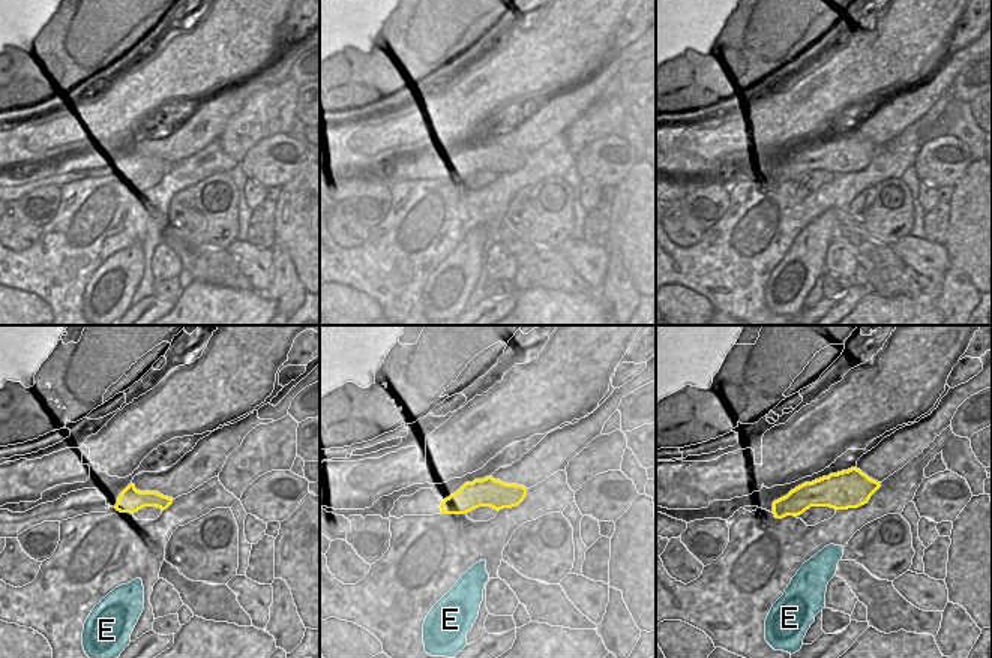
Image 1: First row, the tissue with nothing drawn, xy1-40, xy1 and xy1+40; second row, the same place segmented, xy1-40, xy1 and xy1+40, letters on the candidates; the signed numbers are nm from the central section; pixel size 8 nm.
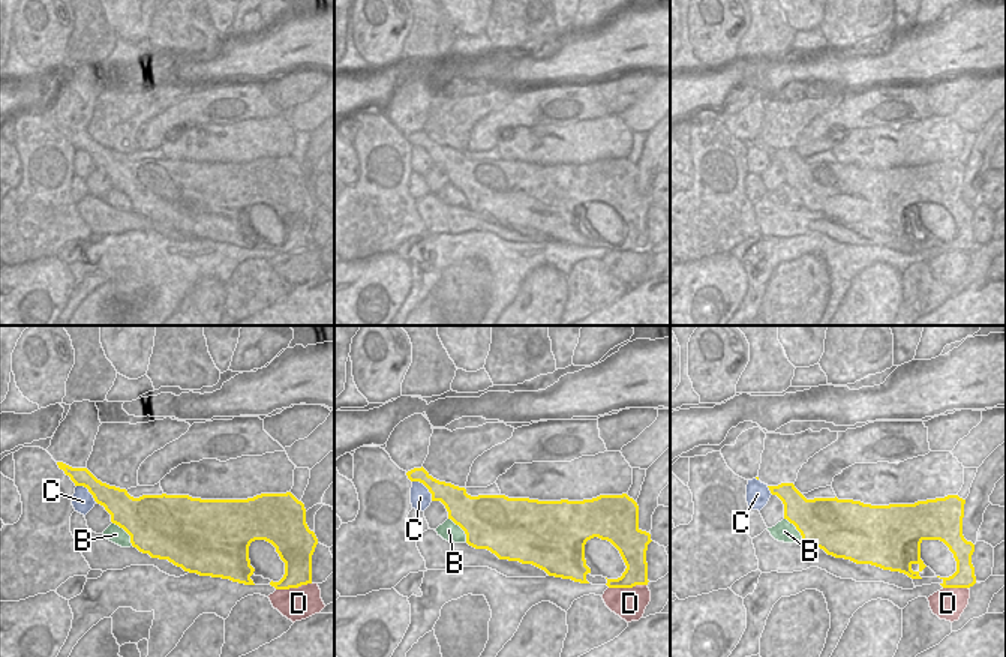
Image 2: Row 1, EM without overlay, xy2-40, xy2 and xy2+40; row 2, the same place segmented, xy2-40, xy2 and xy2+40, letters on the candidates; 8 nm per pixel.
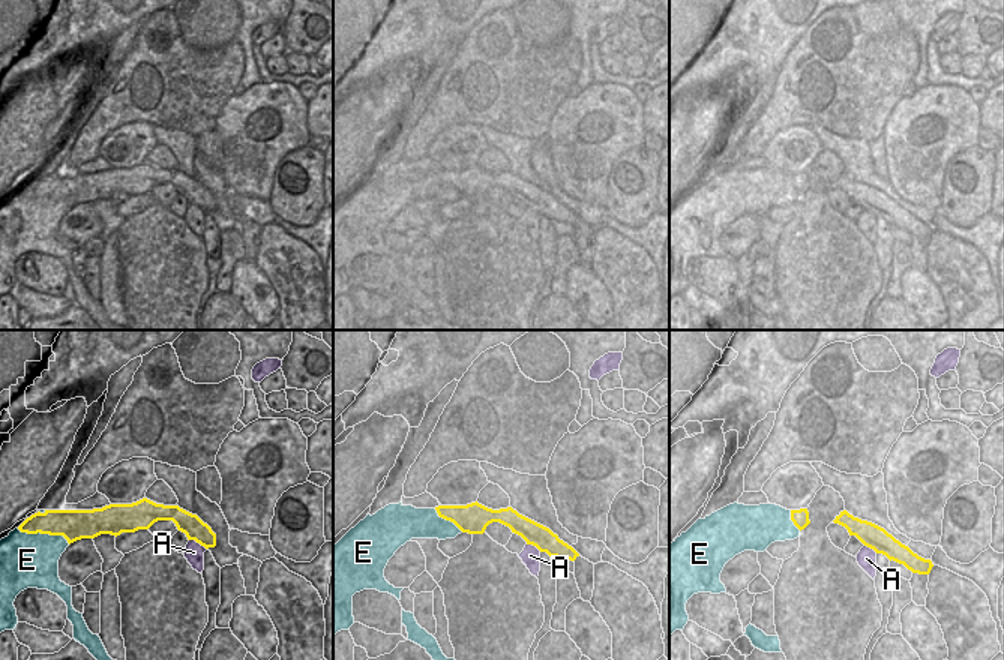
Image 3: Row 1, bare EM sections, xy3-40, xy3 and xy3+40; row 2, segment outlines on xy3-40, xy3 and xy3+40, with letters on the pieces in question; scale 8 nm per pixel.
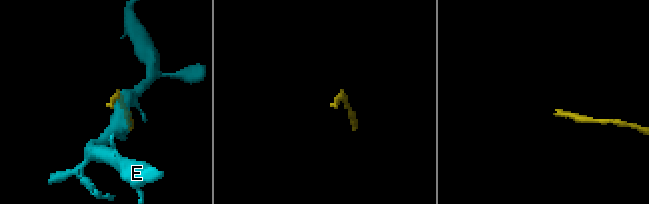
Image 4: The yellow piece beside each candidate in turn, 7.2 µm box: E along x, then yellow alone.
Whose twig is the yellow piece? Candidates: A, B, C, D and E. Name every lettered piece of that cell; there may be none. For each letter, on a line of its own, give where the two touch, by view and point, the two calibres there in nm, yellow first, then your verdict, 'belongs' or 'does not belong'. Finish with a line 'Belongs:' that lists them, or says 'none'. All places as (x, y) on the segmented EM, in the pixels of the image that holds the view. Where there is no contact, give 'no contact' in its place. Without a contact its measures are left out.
A: xy3-40 (198, 542) | 170/160 nm | does not belong
B: xy2-40 (126, 531) | 480/140 nm | does not belong
C: xy2 (426, 486) | 200/170 nm | does not belong
D: xy2 (627, 587) | 190/260 nm | does not belong
E: xy3-40 (44, 533) | 240/440 nm | does not belong
Belongs: none

